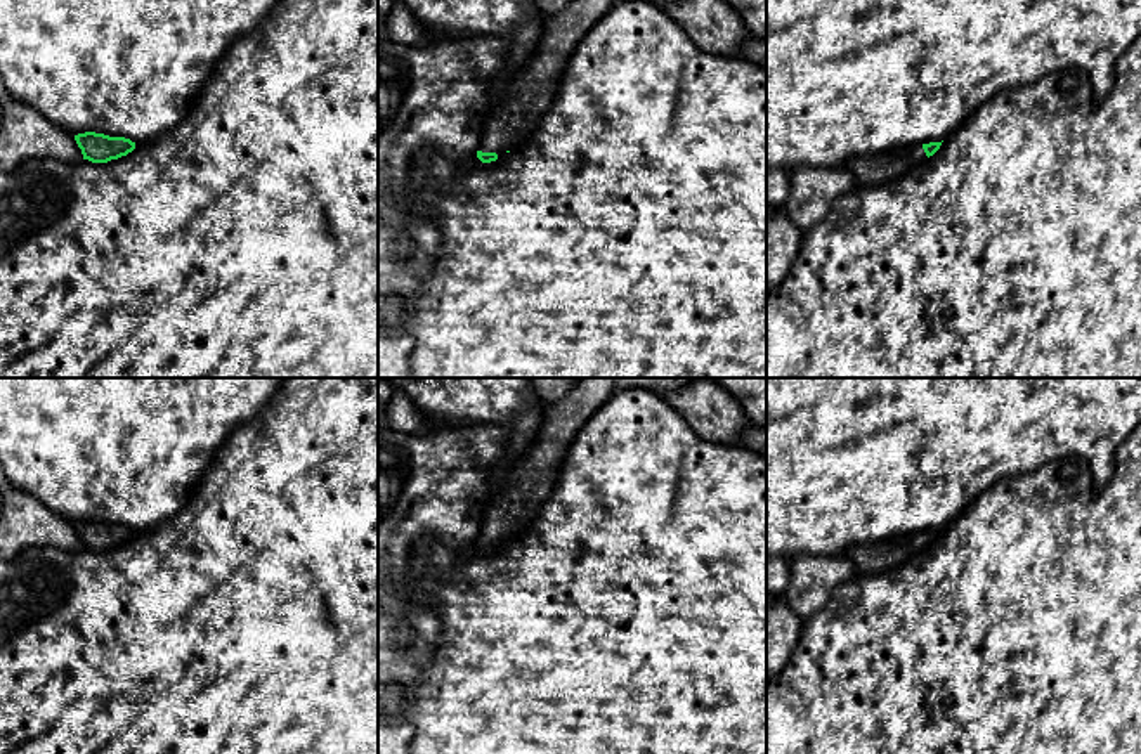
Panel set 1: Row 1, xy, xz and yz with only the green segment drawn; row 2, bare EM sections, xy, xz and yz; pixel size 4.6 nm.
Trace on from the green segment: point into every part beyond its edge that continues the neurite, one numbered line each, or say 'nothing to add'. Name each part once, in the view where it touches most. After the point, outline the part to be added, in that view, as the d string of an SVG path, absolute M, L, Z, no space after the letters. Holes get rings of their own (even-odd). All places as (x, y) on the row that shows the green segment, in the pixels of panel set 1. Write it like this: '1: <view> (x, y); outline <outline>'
1: xz (508, 125); outline M572 0L560 14L550 16L536 54L515 73L505 99L486 116L482 153L499 156L532 137L551 107L572 52L614 3L616 0Z

